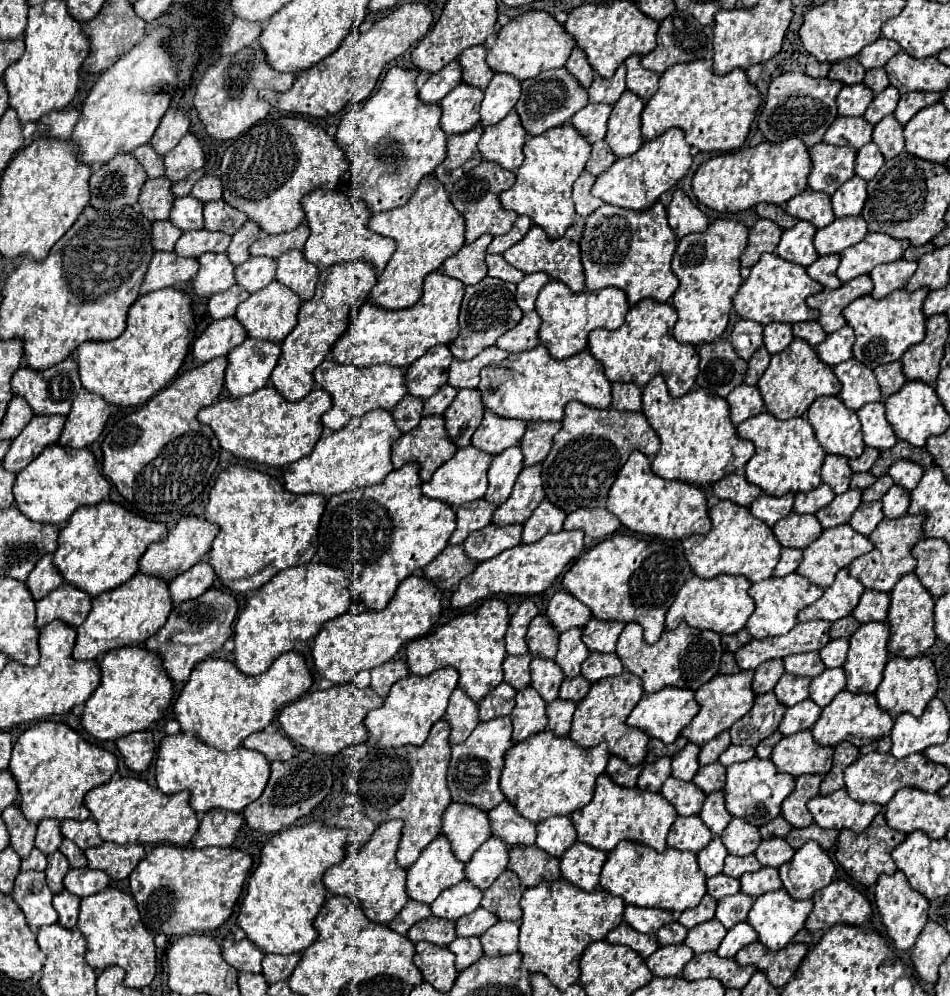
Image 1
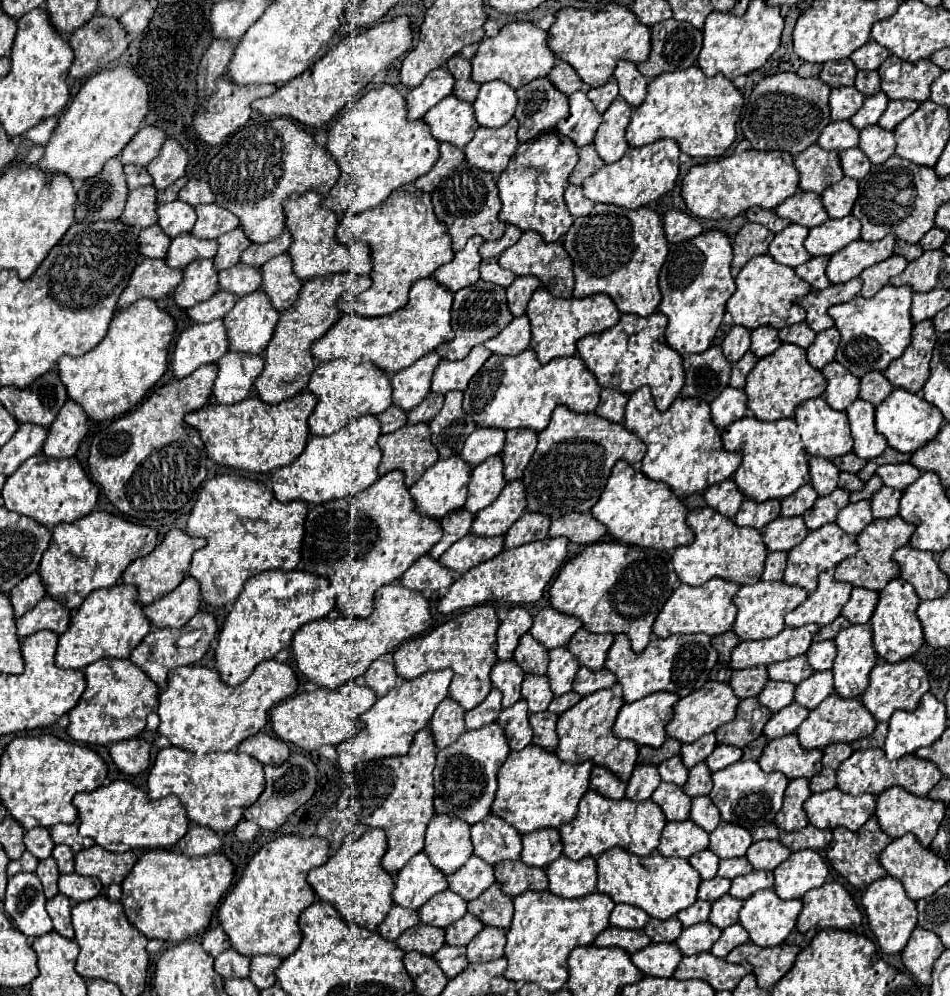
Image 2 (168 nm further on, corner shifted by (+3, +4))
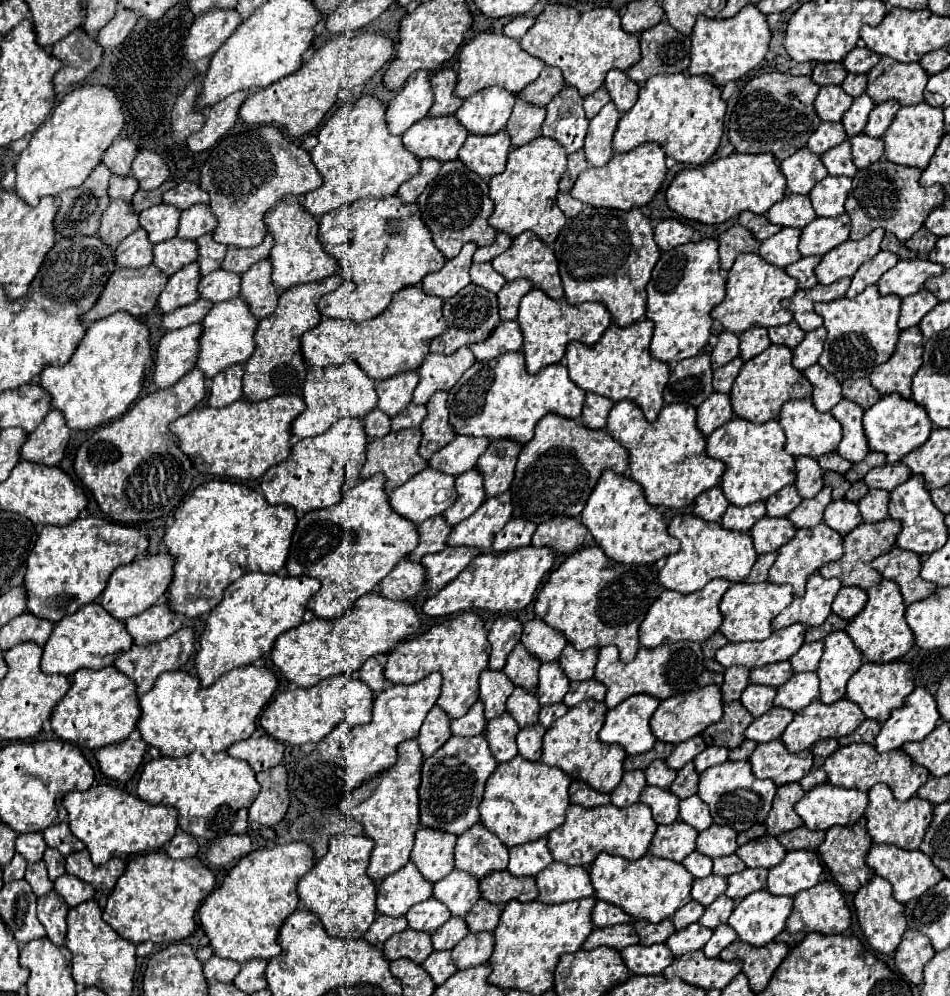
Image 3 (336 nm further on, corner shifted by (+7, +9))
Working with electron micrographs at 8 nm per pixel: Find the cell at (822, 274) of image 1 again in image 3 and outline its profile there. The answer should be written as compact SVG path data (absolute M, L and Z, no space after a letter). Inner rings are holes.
M807 256L795 264L789 264L785 268L785 272L799 282L799 288L813 288L813 286L817 286L815 268L819 262L821 262L821 256Z

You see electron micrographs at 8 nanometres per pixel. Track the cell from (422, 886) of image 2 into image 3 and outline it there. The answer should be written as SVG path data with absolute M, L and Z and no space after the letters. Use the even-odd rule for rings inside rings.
M413 862L381 880L377 890L377 910L387 916L405 916L407 910L433 896L433 884L421 876Z

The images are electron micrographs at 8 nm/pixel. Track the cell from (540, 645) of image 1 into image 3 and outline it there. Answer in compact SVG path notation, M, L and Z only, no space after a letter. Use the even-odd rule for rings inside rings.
M519 642L513 648L513 652L509 654L503 672L513 680L515 686L521 686L525 690L535 690L539 666L541 666L541 660L537 660L533 654L529 654L527 648Z

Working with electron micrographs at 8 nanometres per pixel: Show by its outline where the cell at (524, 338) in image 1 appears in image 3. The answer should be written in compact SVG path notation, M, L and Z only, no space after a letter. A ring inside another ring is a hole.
M505 320L493 330L493 334L487 340L477 342L469 348L477 360L489 360L509 350L521 350L521 346L523 346L523 334L521 334L519 322Z

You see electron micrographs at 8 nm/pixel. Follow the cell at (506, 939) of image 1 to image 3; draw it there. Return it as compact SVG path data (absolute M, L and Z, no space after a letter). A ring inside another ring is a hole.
M477 932L465 936L451 952L457 968L471 968L489 962L495 946L493 932Z

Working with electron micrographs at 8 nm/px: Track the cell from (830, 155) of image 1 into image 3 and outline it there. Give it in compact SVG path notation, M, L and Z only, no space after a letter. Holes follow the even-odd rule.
M801 148L793 156L785 158L781 162L781 170L787 178L787 190L793 194L809 194L811 188L829 174L821 158L807 148Z

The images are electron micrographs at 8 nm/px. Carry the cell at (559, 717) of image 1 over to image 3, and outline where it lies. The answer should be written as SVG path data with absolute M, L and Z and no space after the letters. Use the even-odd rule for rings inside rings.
M537 722L533 726L525 726L517 734L517 746L523 758L539 760L541 758L541 742L543 742L545 728Z

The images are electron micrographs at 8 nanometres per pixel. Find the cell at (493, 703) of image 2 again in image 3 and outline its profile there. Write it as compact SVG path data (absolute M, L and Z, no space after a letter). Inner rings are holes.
M479 700L475 706L469 708L469 712L457 720L451 722L451 732L455 736L477 736L485 730L485 716L483 716L483 702Z

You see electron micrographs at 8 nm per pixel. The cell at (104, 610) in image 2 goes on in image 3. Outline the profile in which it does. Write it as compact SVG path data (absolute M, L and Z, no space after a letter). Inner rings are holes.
M89 602L81 606L75 614L65 616L57 622L51 638L43 646L41 668L45 674L73 674L79 668L105 668L115 662L115 658L133 646L133 638L125 624L101 608L99 602Z

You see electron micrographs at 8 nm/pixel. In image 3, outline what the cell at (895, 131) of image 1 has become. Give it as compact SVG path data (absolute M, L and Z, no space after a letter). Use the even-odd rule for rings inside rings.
M863 132L849 138L849 142L851 142L851 148L853 148L853 162L855 162L857 168L865 168L865 166L877 162L885 152L883 138L871 138Z

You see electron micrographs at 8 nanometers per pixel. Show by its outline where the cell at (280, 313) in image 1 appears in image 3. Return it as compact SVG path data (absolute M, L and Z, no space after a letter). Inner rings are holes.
M237 296L233 300L225 300L215 304L209 314L203 320L203 336L199 340L199 360L197 368L207 374L207 378L213 378L219 370L231 366L231 364L243 364L249 360L249 356L255 352L255 330L259 320L249 310L249 304L245 298Z

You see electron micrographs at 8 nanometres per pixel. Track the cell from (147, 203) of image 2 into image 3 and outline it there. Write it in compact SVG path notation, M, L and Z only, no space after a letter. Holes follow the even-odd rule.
M113 200L101 218L99 238L109 246L117 246L137 228L139 228L139 214L135 212L133 204L125 200Z

